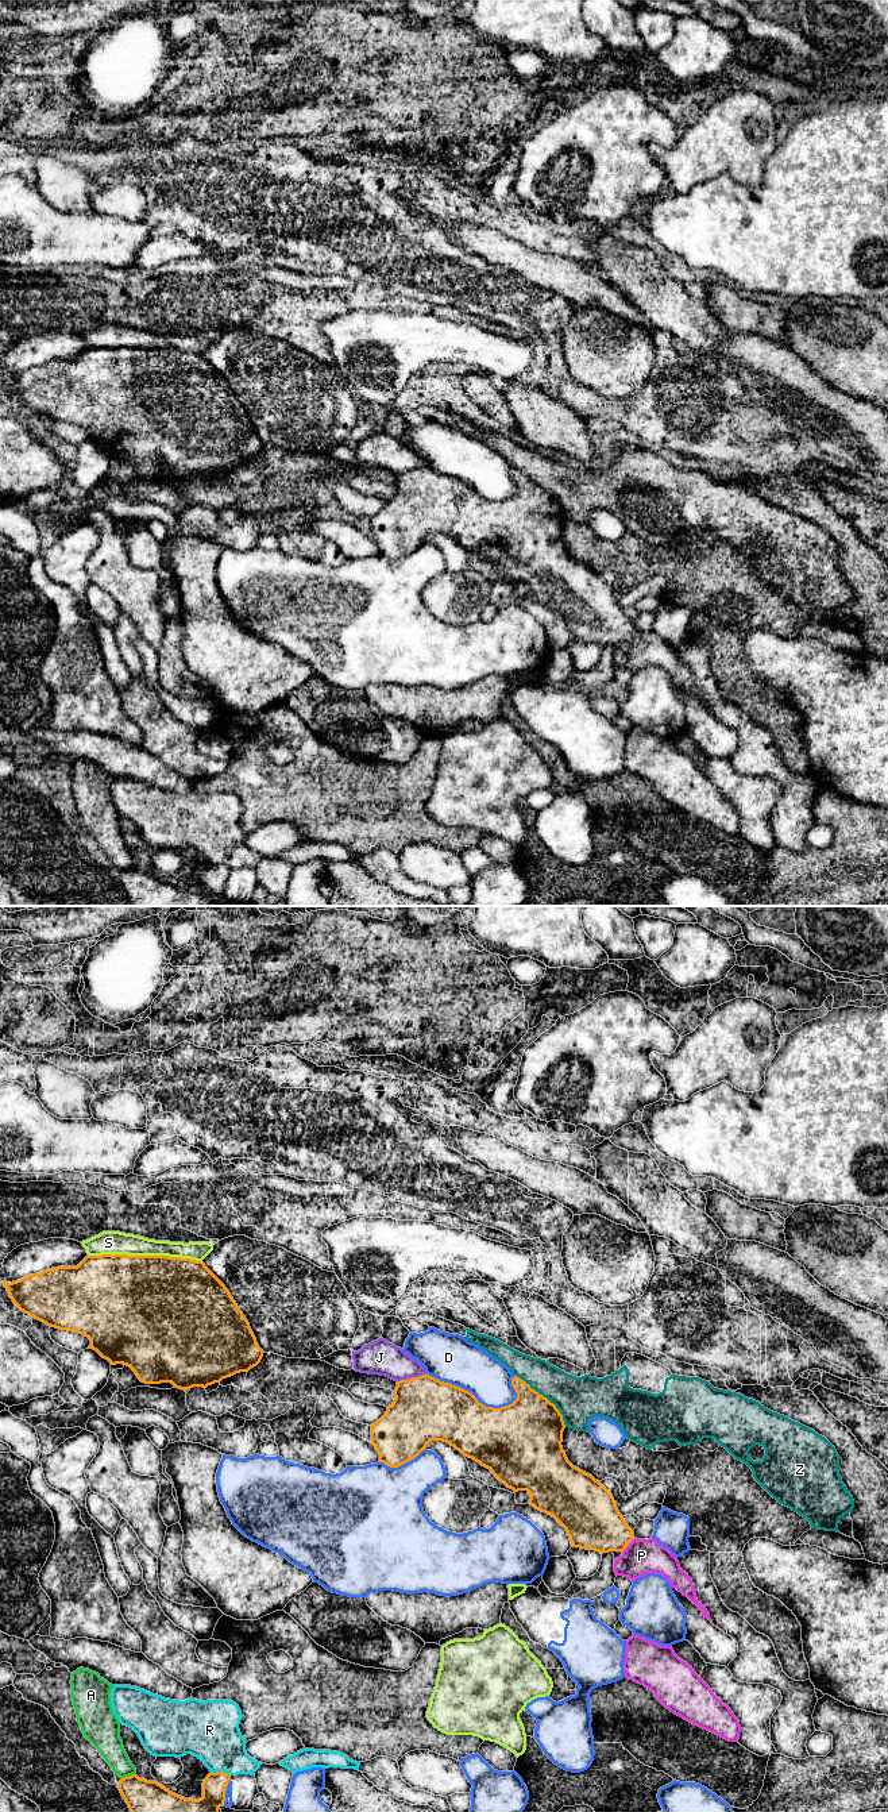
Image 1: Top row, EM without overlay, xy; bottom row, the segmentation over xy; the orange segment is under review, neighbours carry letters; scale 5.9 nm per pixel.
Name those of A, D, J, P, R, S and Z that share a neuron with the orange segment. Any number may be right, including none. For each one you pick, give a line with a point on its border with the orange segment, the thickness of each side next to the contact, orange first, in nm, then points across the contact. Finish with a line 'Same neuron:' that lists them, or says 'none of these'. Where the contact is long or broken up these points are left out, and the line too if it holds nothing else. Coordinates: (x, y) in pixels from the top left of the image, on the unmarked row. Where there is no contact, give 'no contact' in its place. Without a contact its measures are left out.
P: contact xy (628, 636); calibres 340 and 200 nm
Same neuron: P

